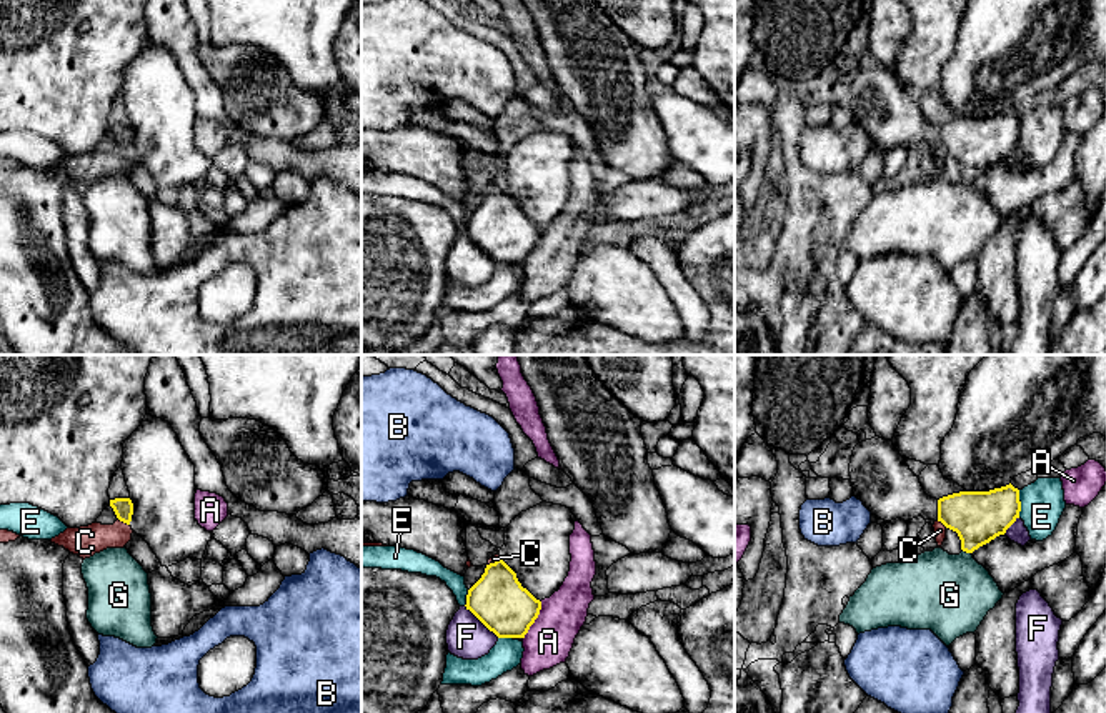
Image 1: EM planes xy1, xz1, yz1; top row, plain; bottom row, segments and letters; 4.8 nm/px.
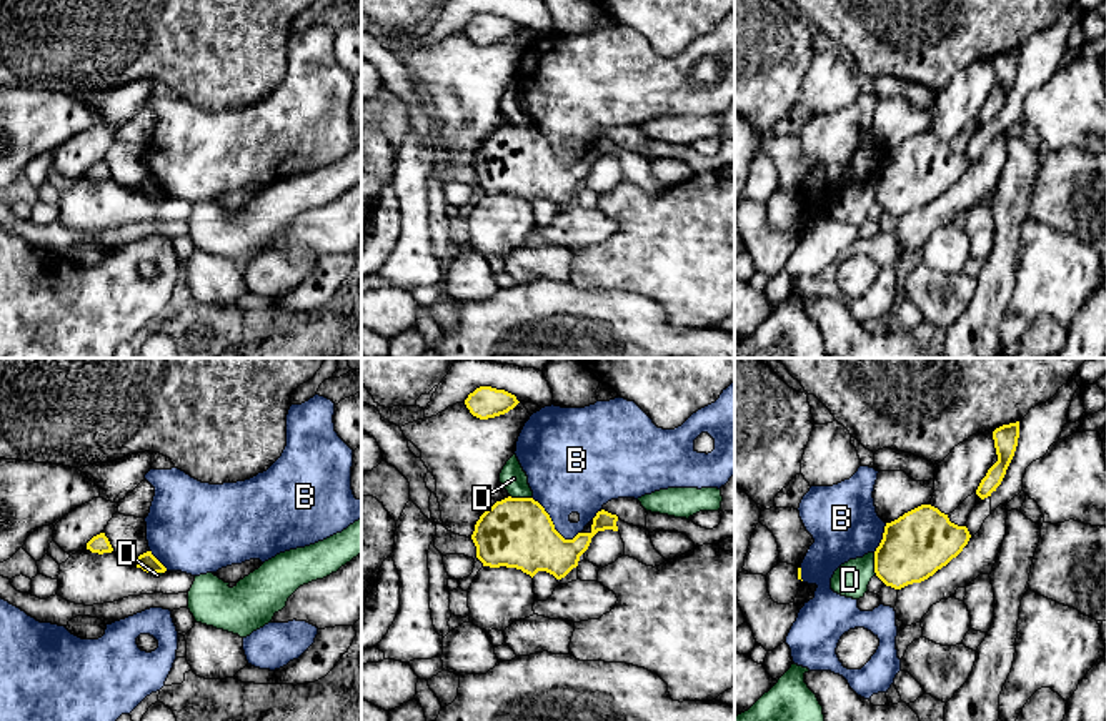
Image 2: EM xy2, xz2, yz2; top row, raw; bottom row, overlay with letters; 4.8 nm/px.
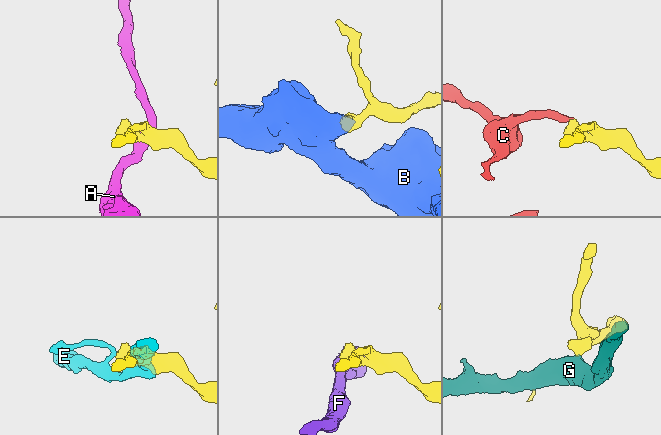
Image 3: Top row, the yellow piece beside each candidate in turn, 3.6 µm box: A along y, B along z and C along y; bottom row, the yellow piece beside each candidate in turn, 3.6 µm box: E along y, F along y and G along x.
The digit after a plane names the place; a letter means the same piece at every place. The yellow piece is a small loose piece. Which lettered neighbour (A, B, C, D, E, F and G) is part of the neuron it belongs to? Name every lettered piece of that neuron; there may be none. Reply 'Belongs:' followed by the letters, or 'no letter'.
Belongs: no letter

